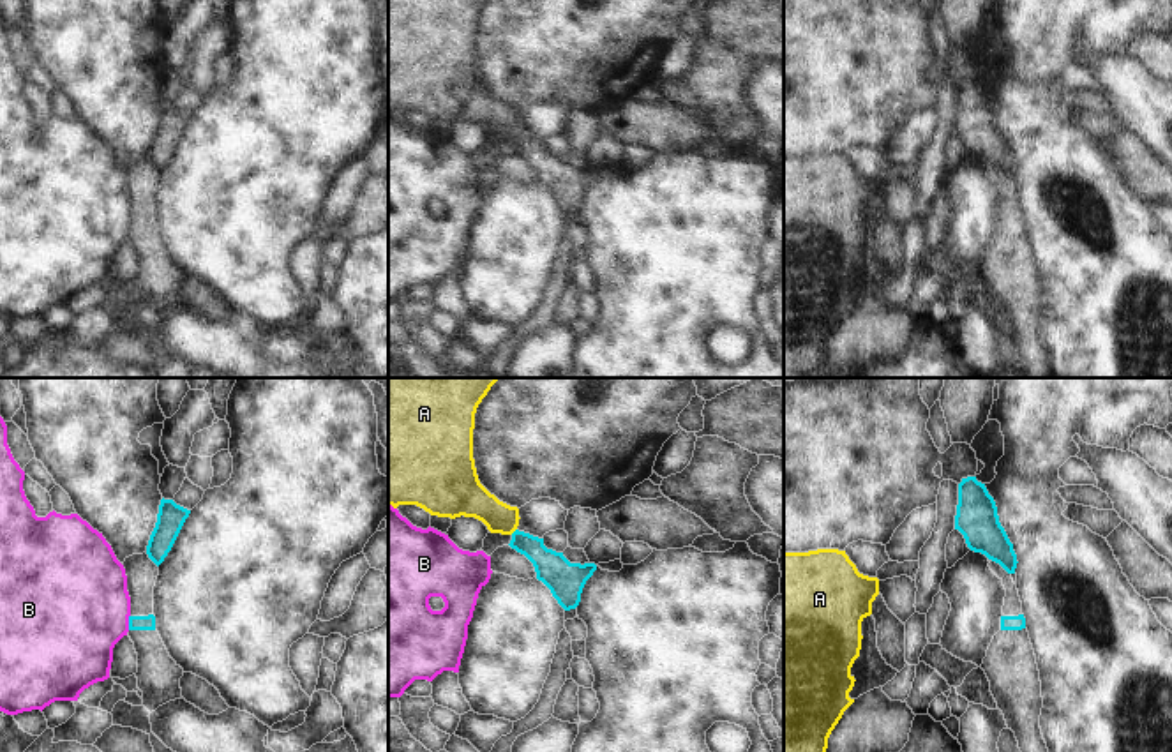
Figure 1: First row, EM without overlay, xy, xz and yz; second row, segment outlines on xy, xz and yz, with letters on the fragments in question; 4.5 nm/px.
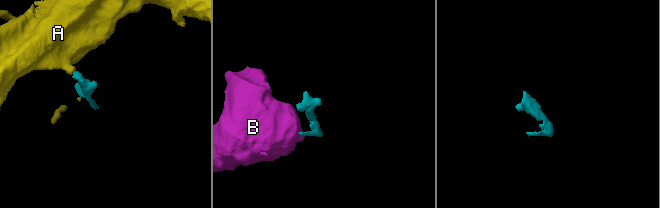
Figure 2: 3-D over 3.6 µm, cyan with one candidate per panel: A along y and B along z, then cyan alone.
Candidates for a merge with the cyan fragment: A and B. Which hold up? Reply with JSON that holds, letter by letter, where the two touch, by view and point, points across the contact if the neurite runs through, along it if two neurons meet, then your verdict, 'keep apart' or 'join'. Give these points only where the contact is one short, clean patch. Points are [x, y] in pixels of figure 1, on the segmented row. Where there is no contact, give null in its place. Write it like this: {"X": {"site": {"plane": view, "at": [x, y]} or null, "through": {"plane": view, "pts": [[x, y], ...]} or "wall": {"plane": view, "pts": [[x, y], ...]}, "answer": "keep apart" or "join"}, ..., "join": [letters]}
{"A": {"site": {"plane": "xz", "at": [514, 532]}, "through": {"plane": "xz", "pts": [[553, 569], [514, 532], [500, 518], [472, 500]]}, "answer": "join"}, "B": {"site": {"plane": "xy", "at": [129, 622]}, "wall": {"plane": "xy", "pts": [[129, 615], [127, 629]]}, "answer": "keep apart"}, "join": ["A"]}

